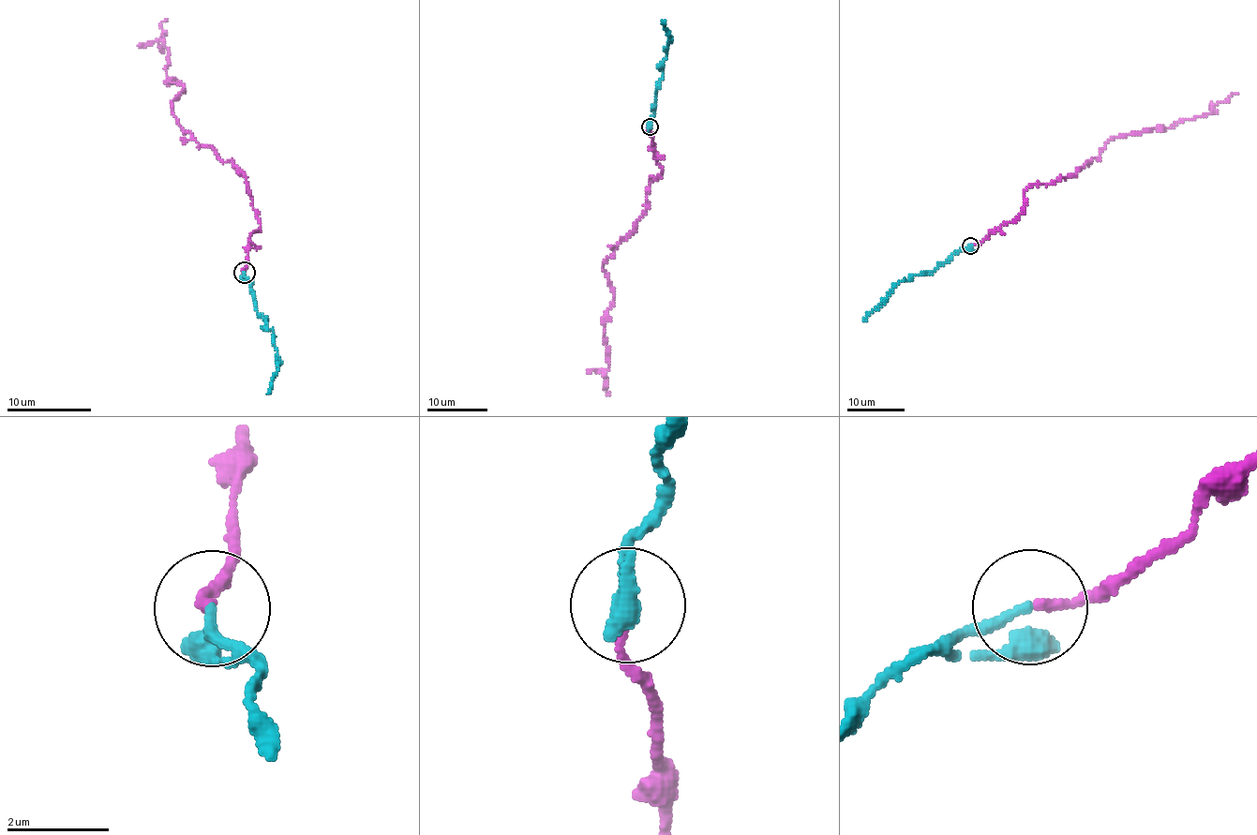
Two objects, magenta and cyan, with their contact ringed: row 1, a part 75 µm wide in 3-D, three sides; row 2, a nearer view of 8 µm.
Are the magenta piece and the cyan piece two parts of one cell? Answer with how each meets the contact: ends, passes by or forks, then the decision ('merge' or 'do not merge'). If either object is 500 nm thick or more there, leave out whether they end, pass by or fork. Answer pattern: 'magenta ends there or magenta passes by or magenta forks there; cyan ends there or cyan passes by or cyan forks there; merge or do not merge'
magenta ends there; cyan passes by; merge

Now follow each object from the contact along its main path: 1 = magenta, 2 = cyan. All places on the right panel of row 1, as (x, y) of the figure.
1: (971, 246), (1017, 219), (1026, 189), (1074, 175), (1110, 139), (1169, 128), (1208, 114), (1237, 93)
2: (971, 246), (957, 251), (933, 270), (899, 281), (862, 320)

